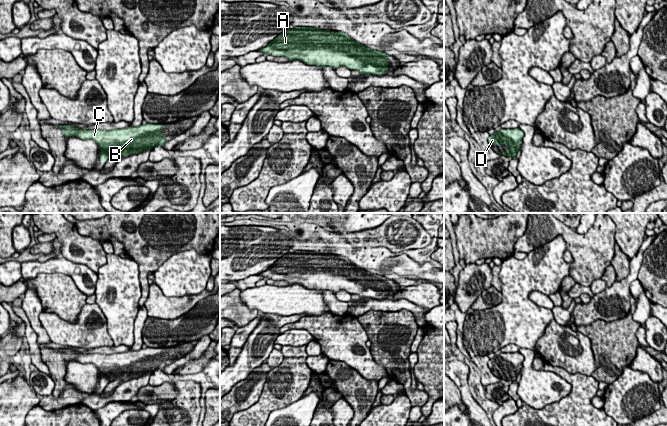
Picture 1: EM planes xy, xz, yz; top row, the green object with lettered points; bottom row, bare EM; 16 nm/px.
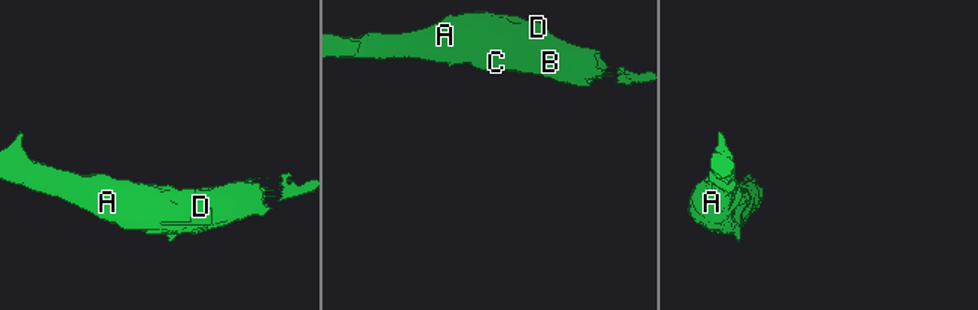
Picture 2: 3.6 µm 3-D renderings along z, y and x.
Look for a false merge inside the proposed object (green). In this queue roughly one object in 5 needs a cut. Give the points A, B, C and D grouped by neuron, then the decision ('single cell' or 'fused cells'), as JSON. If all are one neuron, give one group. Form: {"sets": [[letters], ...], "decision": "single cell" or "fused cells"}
{"sets": [["A", "B", "C", "D"]], "decision": "single cell"}

